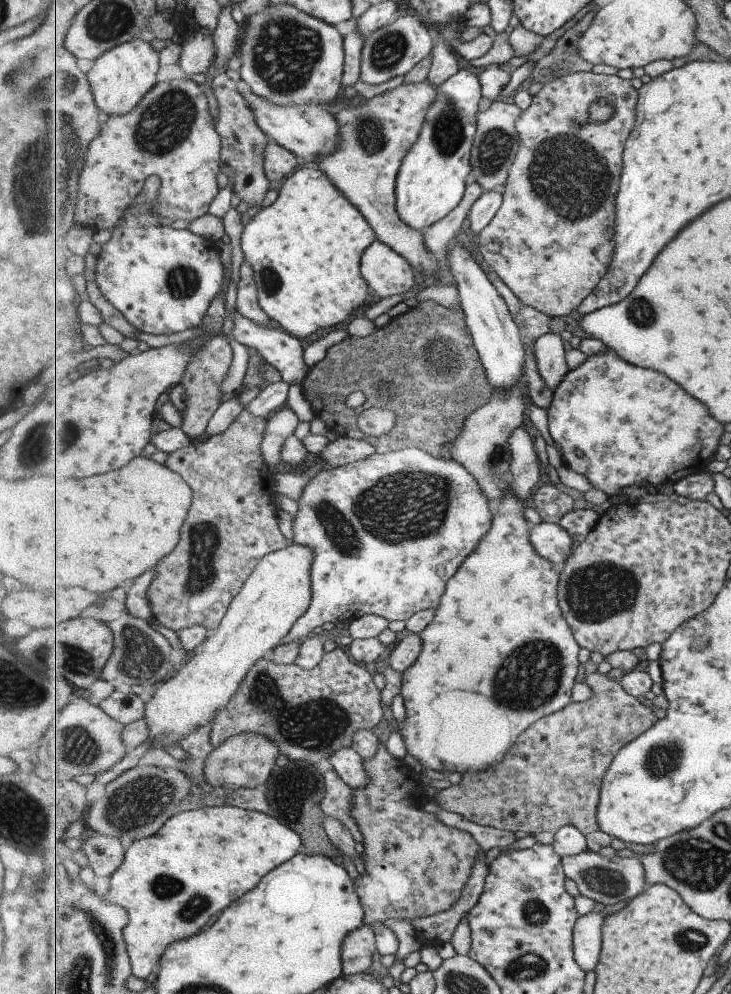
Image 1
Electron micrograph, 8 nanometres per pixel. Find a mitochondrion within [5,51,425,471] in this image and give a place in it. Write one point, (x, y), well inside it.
(38, 165)

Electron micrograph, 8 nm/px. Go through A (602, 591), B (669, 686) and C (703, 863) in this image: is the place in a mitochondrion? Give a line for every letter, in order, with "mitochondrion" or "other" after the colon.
A: mitochondrion
B: other
C: mitochondrion

